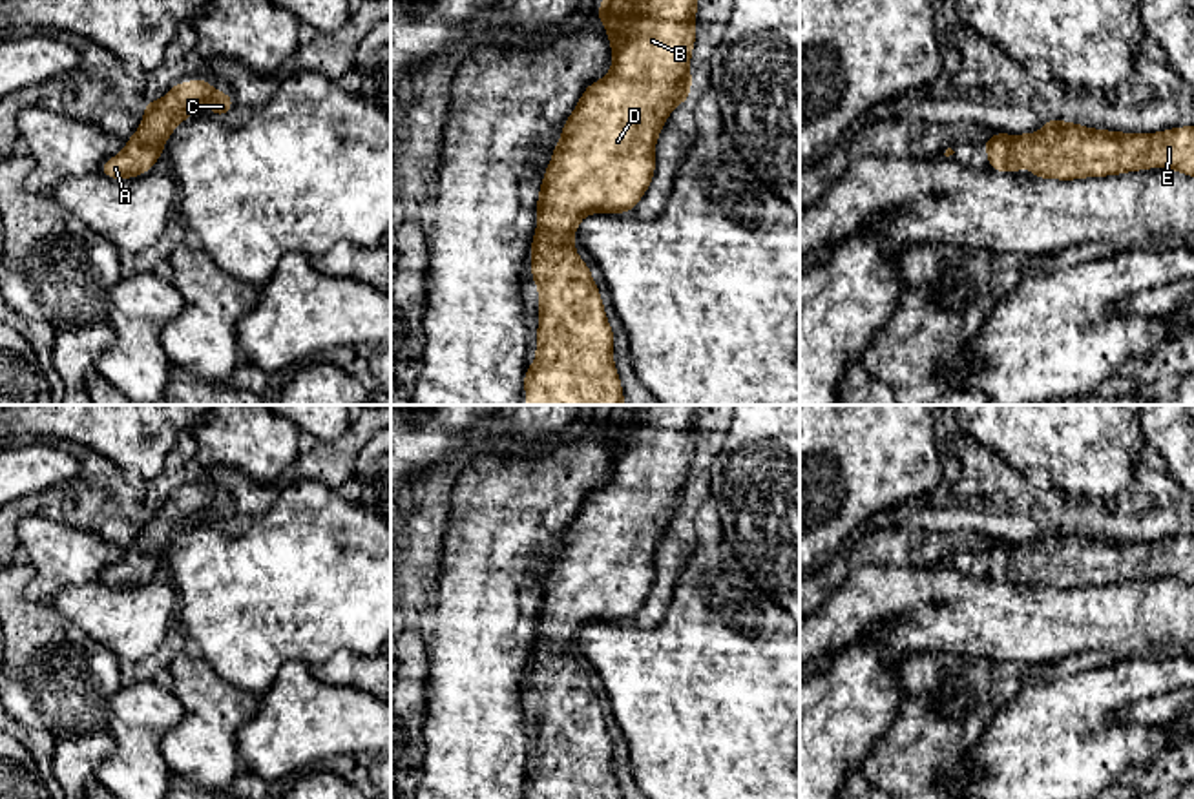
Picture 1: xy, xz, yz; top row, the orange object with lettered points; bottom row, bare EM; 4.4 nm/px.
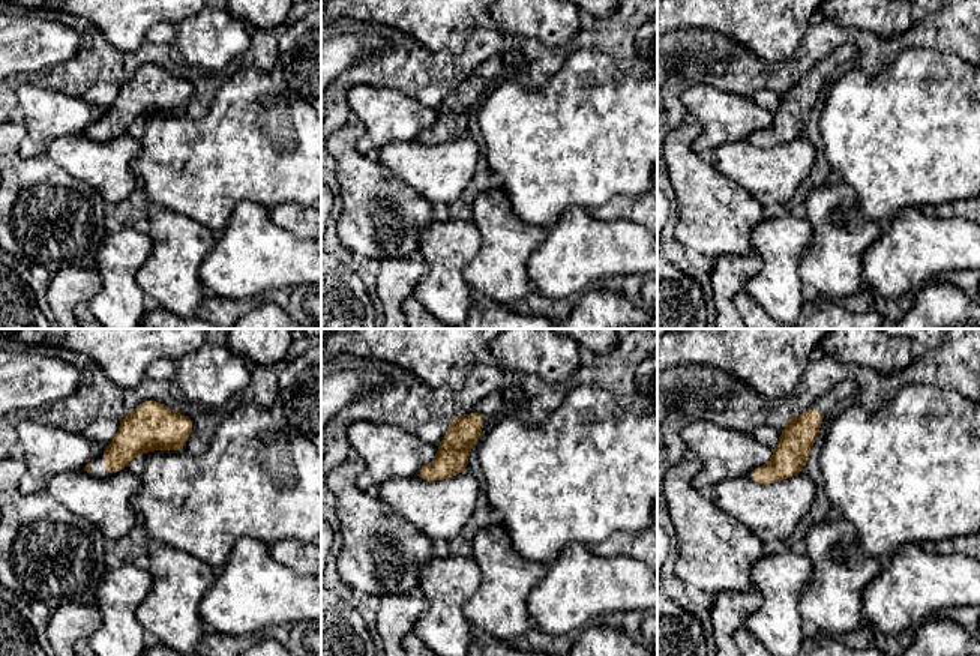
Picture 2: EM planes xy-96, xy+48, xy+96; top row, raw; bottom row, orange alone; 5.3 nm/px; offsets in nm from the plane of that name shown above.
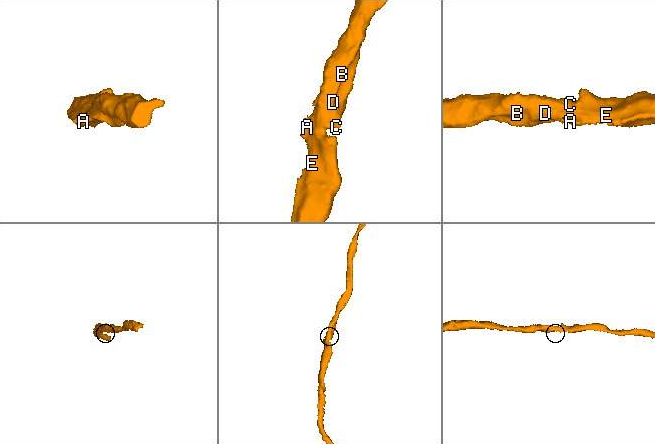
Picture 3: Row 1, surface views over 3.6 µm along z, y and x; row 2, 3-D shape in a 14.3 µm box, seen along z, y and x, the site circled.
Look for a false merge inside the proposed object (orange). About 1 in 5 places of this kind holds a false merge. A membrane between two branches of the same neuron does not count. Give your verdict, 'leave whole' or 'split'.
leave whole

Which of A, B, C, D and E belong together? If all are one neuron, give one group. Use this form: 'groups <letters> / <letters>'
groups A B C D E

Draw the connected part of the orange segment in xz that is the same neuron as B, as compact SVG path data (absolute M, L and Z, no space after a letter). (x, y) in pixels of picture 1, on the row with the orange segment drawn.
M602 0L595 16L612 44L610 73L588 84L562 124L537 199L531 277L539 288L535 363L524 372L524 405L624 405L613 365L613 330L590 266L577 255L573 235L584 215L626 213L646 193L655 173L655 140L692 88L699 0Z

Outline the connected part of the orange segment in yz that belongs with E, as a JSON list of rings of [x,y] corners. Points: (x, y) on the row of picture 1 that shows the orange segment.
[[[1053,115],[1037,135],[991,133],[991,137],[980,144],[984,144],[988,151],[988,168],[1019,173],[1019,170],[1028,164],[1032,175],[1039,179],[1074,181],[1150,168],[1170,168],[1194,177],[1194,128],[1190,126],[1157,133],[1119,133],[1063,122]]]

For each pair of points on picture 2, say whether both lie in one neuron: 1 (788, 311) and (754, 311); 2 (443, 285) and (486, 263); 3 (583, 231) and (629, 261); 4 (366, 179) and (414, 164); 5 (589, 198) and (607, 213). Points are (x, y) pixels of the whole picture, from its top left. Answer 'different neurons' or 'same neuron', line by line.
1: different neurons
2: different neurons
3: same neuron
4: different neurons
5: different neurons

